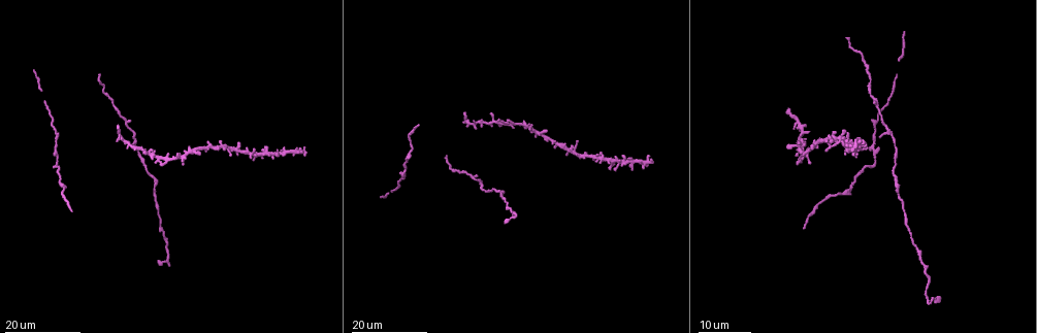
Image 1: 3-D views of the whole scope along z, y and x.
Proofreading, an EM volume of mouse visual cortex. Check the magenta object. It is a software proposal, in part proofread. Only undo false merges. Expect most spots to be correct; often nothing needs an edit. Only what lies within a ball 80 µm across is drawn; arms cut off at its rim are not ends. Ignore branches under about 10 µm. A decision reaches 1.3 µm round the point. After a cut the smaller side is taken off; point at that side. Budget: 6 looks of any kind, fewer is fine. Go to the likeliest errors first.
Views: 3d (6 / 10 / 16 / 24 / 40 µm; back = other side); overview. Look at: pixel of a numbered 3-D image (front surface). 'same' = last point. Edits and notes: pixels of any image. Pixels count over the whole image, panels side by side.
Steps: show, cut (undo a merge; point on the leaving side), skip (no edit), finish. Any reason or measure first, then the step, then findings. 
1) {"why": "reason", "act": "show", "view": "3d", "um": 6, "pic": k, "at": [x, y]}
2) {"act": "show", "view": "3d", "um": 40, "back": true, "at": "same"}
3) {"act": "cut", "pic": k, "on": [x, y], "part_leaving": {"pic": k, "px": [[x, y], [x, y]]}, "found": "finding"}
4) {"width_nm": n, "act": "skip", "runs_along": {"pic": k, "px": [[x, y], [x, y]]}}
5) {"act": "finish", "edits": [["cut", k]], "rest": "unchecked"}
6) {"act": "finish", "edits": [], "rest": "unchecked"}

{"why": "thick turns thin", "act": "show", "view": "3d", "um": 24, "pic": 1, "at": [116, 141]}

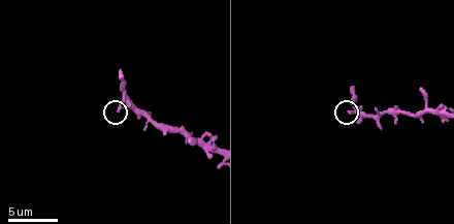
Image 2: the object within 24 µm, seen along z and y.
{"act": "show", "view": "3d", "um": 10, "pic": 2, "at": [117, 107]}

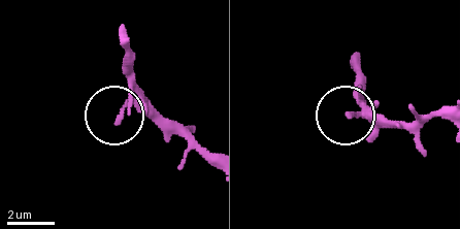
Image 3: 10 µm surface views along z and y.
{"width_nm": 340, "act": "skip", "found": "all the same neuron"}

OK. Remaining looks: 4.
{"act": "show", "view": "3d", "um": 24, "pic": 1, "at": [878, 108]}

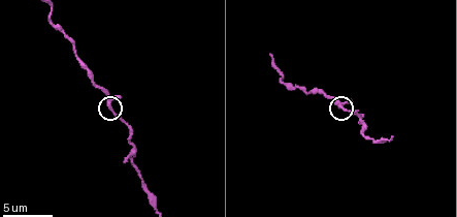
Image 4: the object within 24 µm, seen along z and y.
{"act": "show", "view": "3d", "um": 10, "pic": 4, "at": [341, 106]}

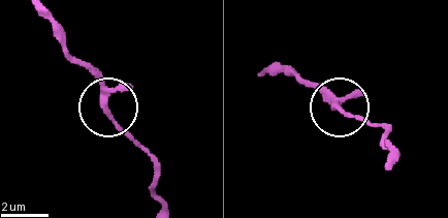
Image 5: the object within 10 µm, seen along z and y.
{"act": "skip", "found": "one neuron here"}

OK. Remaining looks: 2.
{"act": "show", "view": "3d", "um": 16, "pic": 1, "at": [58, 180]}

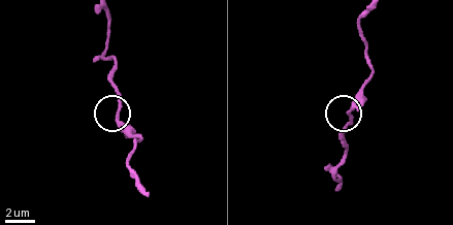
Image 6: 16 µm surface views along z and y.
{"why": "zoom in", "act": "show", "view": "3d", "um": 10, "pic": 6, "at": [116, 120]}

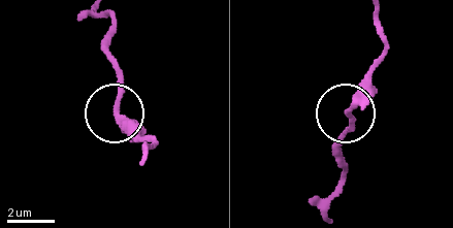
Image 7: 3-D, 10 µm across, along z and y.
{"act": "skip", "found": "one neuron here"}

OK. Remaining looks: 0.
{"act": "finish", "edits": [], "rest": "unchecked"}

